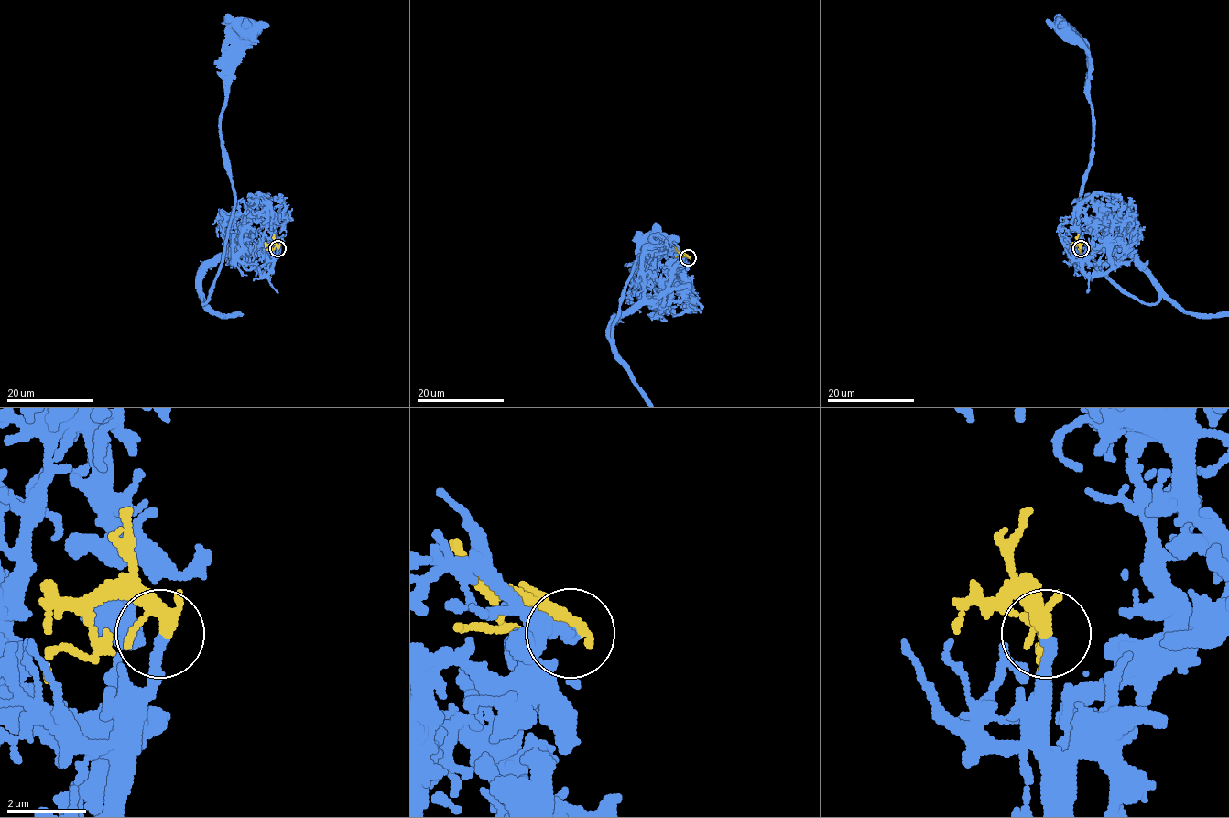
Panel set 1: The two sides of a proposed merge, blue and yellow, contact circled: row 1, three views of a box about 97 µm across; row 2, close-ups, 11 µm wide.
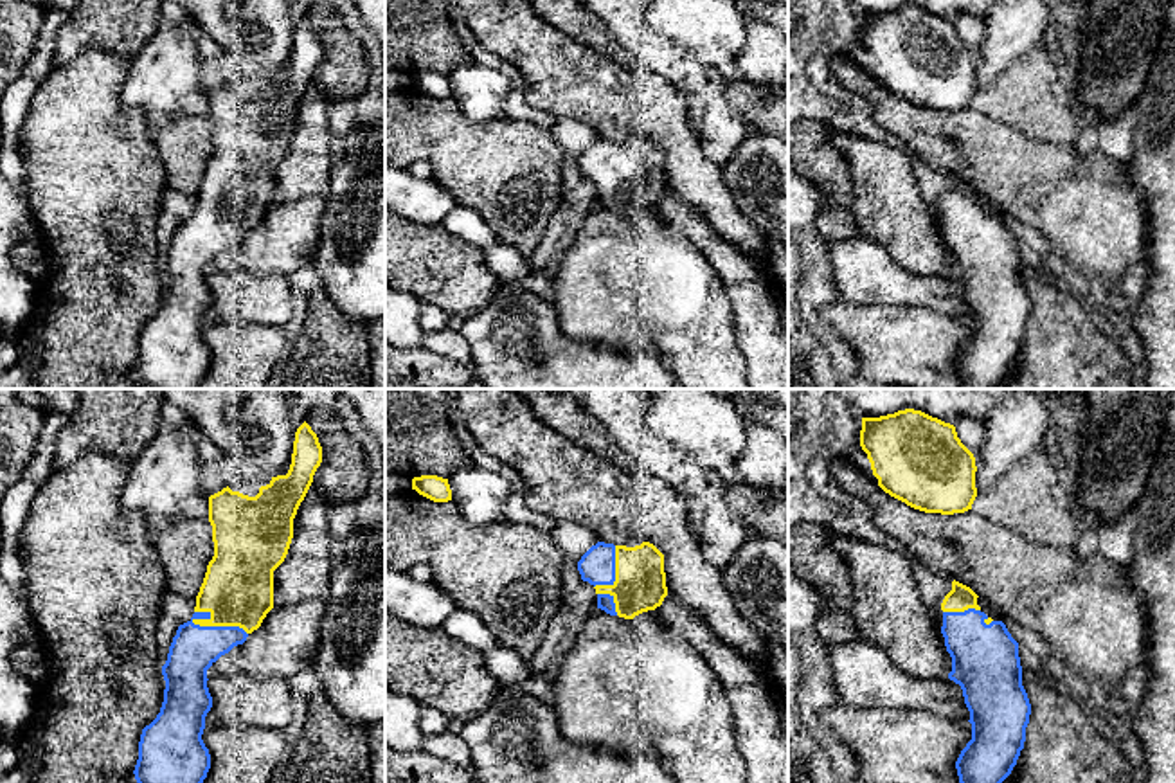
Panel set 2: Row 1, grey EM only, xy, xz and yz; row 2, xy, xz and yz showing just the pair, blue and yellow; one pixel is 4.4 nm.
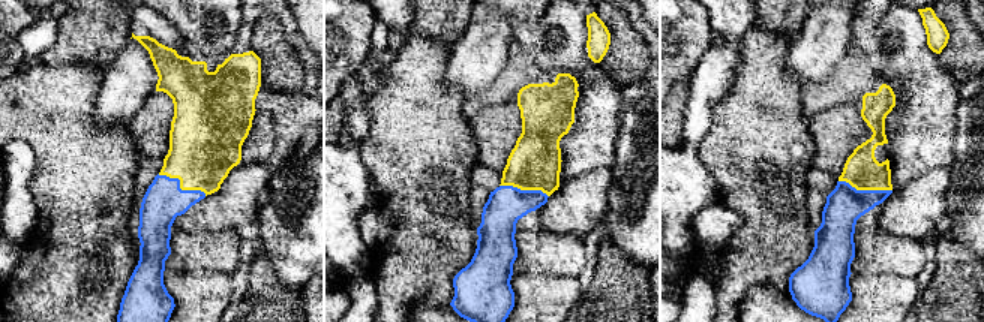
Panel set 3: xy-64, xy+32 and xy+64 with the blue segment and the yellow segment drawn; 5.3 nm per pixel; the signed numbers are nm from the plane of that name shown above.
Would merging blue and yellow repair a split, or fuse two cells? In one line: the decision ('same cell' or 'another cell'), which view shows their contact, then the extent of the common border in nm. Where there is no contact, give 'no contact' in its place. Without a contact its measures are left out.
same cell; contact in xy; length 260 nm

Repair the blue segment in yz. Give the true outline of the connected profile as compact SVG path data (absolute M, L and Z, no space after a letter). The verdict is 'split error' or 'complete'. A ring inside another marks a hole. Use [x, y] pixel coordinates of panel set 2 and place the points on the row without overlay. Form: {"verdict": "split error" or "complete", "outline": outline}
{"verdict": "split error", "outline": "M954 176L941 200L941 230L952 254L948 275L961 283L972 320L972 337L955 358L961 389L993 389L1011 371L1024 346L1031 311L1022 283L1018 239L1002 218L993 218L981 207L977 194L970 184Z"}

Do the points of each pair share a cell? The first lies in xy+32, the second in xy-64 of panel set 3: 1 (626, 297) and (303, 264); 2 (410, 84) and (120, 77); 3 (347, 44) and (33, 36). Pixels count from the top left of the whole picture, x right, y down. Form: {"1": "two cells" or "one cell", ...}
{"1": "two cells", "2": "two cells", "3": "two cells"}

